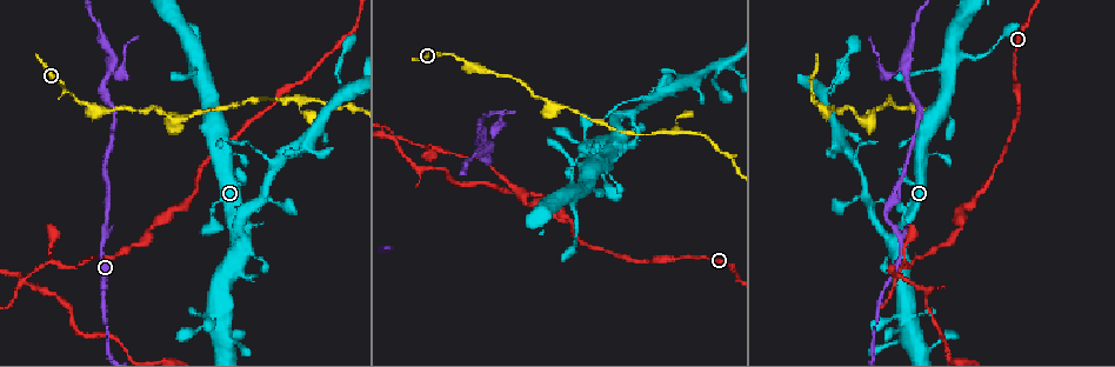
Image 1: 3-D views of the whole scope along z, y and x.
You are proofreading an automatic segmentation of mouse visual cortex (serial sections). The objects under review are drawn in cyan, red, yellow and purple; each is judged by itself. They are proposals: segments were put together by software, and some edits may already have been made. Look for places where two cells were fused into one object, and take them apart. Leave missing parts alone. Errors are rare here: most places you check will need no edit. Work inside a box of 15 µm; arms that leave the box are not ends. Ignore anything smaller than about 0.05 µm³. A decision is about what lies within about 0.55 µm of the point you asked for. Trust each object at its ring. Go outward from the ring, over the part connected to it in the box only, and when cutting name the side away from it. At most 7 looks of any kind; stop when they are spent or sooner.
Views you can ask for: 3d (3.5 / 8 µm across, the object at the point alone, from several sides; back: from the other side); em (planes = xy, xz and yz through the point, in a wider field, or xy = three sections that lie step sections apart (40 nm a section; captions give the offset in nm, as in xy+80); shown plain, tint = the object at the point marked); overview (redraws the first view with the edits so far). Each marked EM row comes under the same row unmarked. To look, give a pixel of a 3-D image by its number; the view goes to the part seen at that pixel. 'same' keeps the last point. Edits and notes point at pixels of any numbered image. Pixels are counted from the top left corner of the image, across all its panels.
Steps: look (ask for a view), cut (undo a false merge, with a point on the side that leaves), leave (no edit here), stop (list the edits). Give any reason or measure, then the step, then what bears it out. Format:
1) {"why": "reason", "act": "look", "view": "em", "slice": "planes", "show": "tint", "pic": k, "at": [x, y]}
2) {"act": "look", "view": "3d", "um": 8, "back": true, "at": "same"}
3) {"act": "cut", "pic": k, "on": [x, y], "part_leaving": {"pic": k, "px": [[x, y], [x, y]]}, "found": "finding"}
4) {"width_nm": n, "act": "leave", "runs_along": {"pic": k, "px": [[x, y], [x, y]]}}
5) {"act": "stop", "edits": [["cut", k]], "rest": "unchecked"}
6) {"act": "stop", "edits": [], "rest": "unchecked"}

{"why": "four arms meet", "act": "look", "view": "3d", "um": 3.5, "back": true, "pic": 1, "at": [404, 140]}

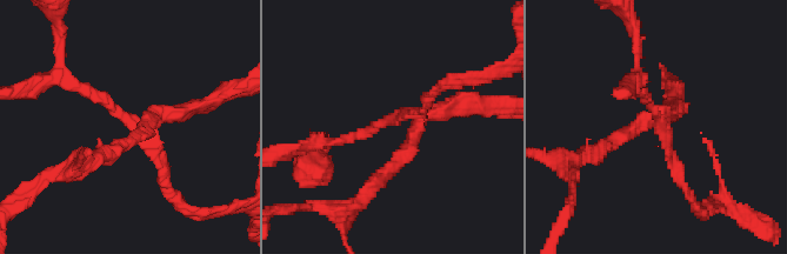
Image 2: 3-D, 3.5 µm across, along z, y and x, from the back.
{"arms": 4, "arm_widths_nm": [150, 150, 200, 200], "act": "look", "view": "em", "slice": "xy", "step": 3, "show": "tint", "pic": 2, "at": [129, 119]}

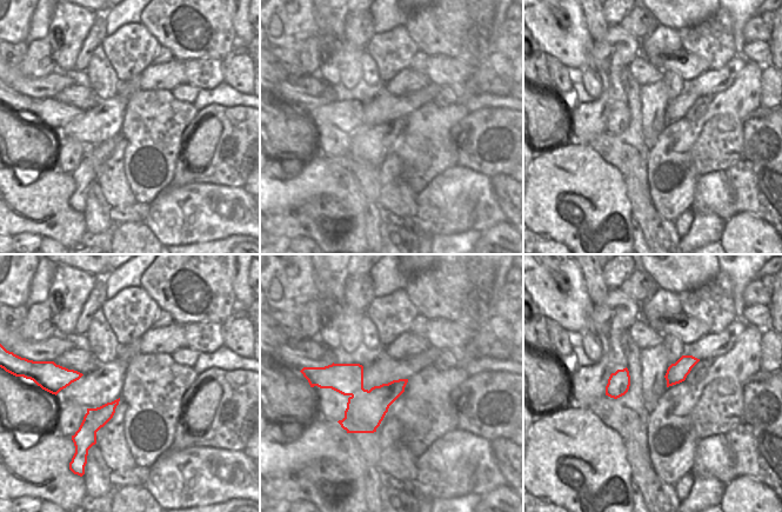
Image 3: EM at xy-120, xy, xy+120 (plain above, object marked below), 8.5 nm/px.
{"act": "cut", "pic": 2, "on": [401, 153], "found": "a second cell is stuck on"}

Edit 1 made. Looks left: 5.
{"why": "see it whole again", "act": "look", "view": "overview"}

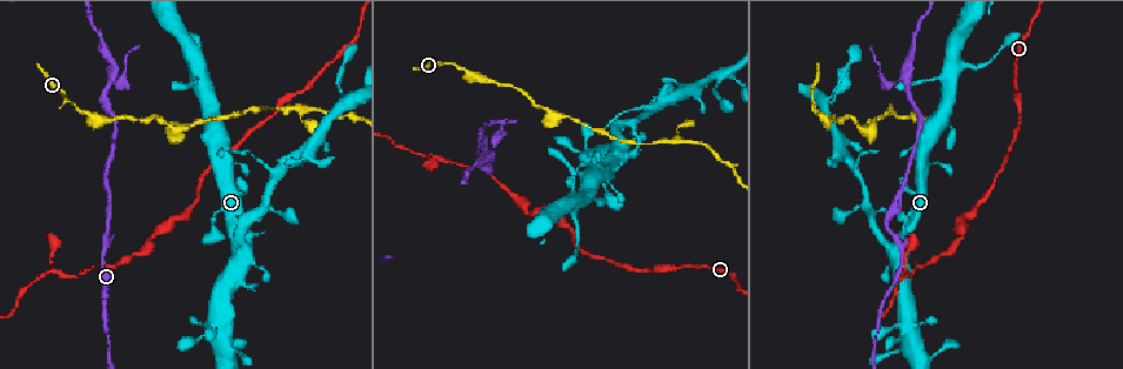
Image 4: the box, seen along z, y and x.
{"why": "three-way junction", "act": "look", "view": "3d", "um": 3.5, "pic": 4, "at": [112, 81]}

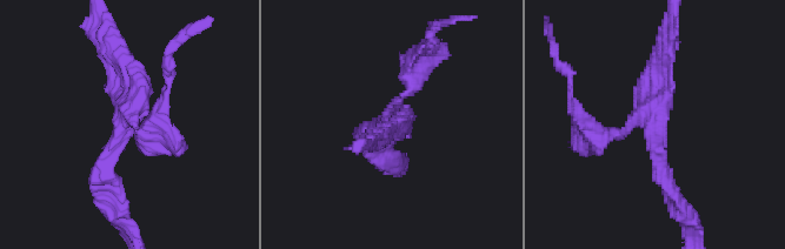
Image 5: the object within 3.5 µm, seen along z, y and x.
{"act": "look", "view": "em", "slice": "xy", "step": 1, "show": "tint", "pic": 5, "at": [129, 115]}

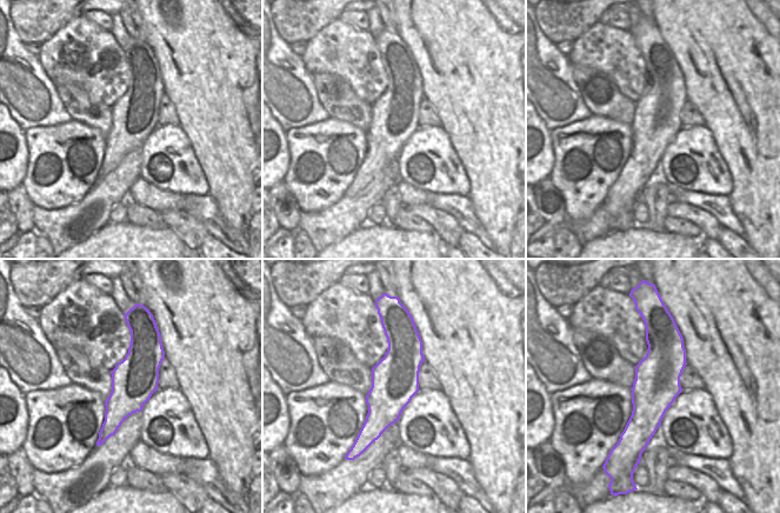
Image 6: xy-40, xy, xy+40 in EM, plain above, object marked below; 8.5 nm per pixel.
{"width_nm": 400, "act": "leave", "runs_along": {"pic": 6, "px": [[404, 330], [401, 365], [364, 444]]}, "found": "continuous, no second cell"}

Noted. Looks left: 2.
{"act": "look", "view": "3d", "um": 3.5, "pic": 4, "at": [555, 114]}

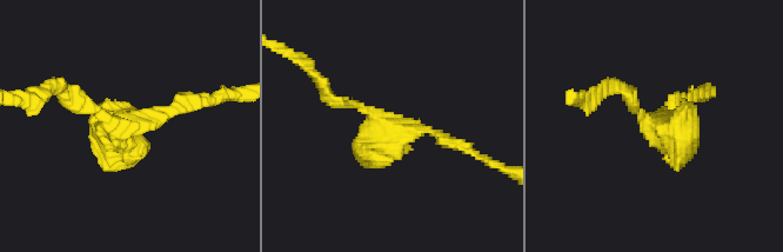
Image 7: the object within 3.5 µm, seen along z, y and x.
{"why": "need the tissue", "act": "look", "view": "em", "slice": "xy", "step": 3, "show": "tint", "pic": 7, "at": [124, 124]}

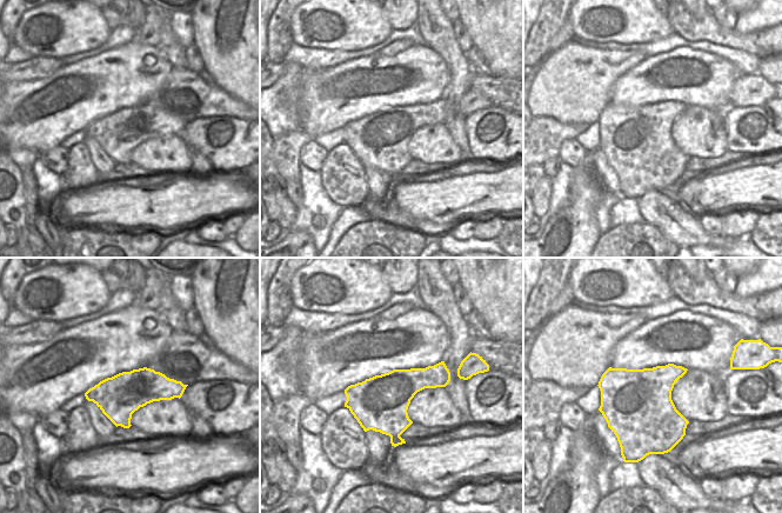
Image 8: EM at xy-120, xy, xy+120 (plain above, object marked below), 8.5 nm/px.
{"width_nm": 460, "act": "leave", "runs_along": {"pic": 7, "px": [[62, 88], [113, 125], [196, 104]]}, "found": "one cell here"}

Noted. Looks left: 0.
{"act": "stop", "edits": [["cut", 2]], "rest": "unchecked"}

